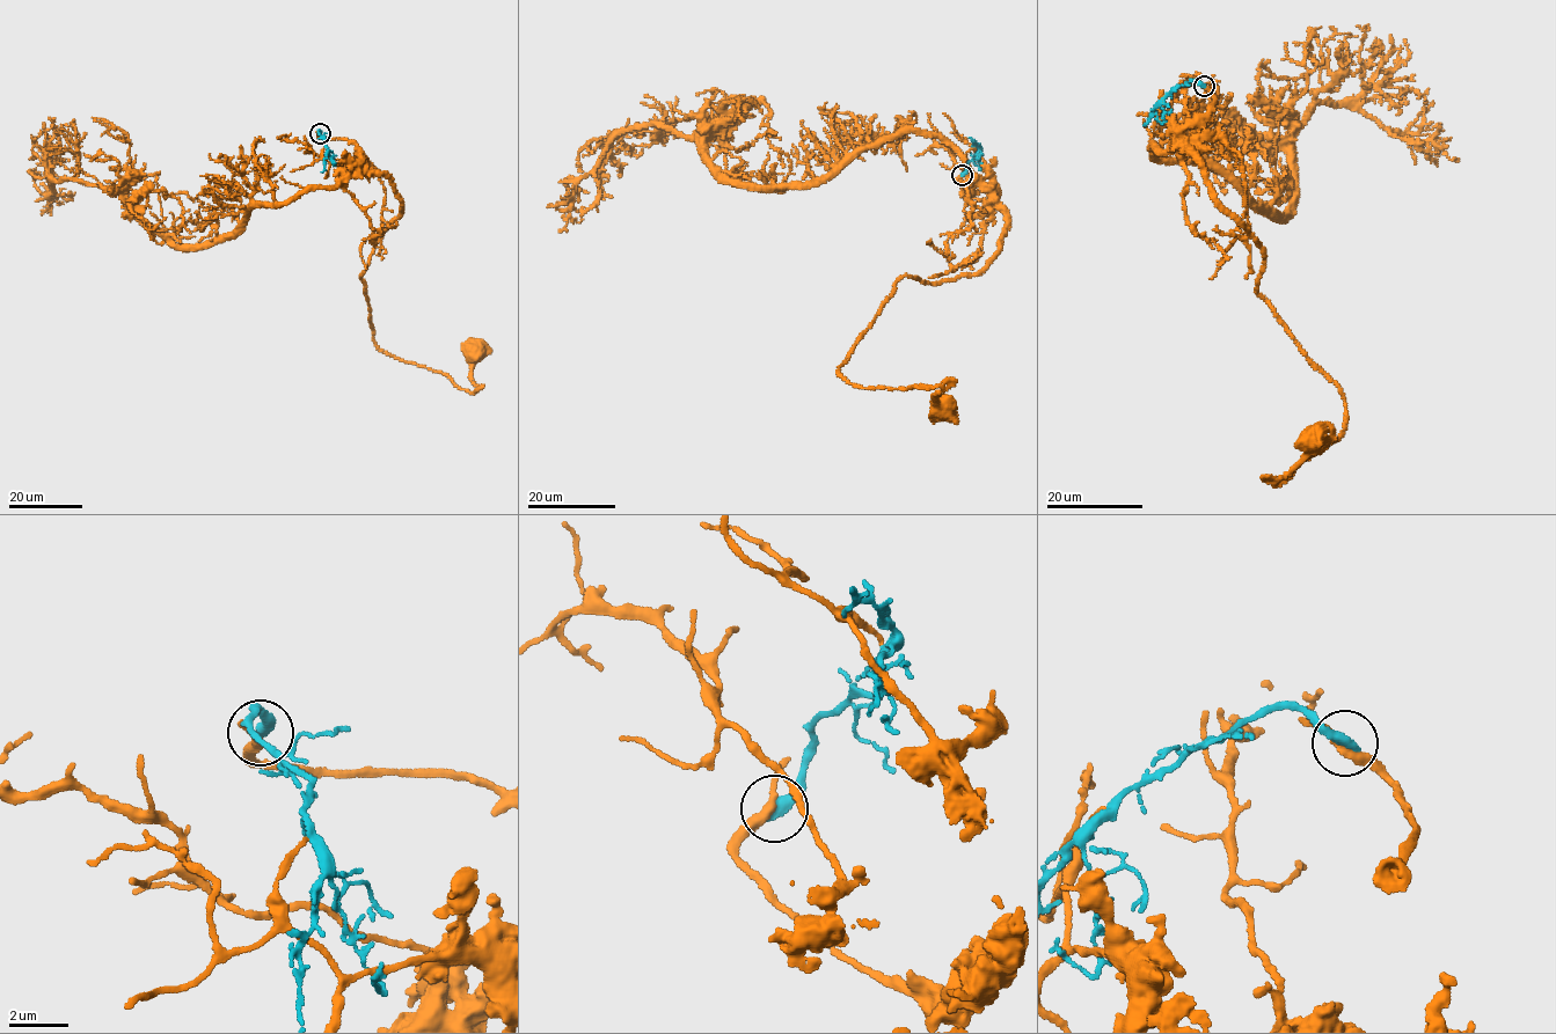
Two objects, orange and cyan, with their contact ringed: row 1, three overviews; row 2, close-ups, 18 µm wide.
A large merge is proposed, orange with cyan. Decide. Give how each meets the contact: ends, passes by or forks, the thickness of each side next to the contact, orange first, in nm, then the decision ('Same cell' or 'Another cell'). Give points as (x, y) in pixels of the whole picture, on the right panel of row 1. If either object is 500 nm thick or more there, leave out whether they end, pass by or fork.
At the ring orange passes by. At the ring cyan ends. Thickness 300 nm (orange) against 420 nm. Another cell

